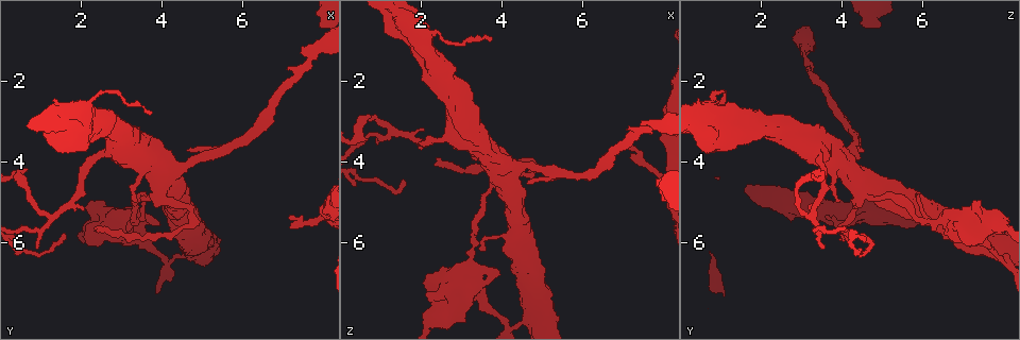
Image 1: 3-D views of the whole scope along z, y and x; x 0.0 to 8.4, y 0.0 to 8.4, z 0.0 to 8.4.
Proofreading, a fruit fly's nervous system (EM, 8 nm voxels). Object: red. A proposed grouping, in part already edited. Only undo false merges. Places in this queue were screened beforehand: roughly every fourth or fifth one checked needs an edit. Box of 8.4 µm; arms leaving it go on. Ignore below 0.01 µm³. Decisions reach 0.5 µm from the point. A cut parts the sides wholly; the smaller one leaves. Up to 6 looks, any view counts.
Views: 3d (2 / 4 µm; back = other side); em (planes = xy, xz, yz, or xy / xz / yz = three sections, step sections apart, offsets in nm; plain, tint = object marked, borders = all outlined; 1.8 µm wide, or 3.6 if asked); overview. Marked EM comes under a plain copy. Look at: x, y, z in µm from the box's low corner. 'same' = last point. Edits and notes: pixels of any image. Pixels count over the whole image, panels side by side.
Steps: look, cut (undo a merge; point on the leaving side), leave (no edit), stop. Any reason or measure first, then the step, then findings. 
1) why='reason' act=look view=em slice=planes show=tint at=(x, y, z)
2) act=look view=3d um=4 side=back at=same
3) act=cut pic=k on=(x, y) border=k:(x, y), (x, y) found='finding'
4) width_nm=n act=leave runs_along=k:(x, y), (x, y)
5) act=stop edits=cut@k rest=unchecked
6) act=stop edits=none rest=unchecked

why='thick turns thin' act=look view=em slice=planes show=tint at=(7.80, 1.30, 3.10)

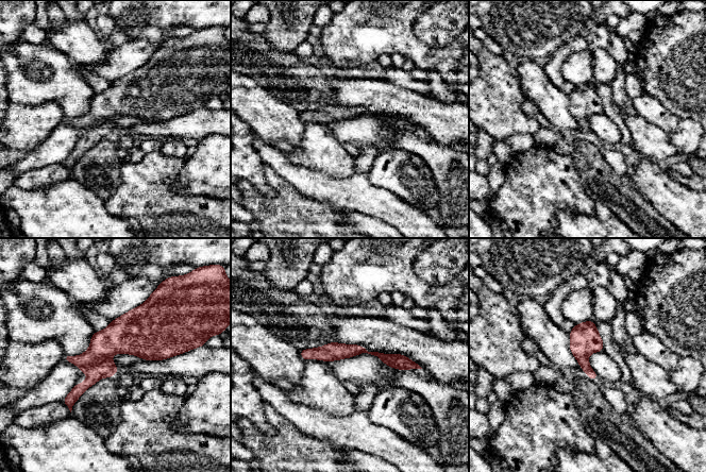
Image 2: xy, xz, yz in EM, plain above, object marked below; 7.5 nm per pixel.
act=leave runs_along=2:(303, 353), (364, 350), (413, 366) found='all the same cell'

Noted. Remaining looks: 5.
why='narrows sharply' act=look view=em slice=planes show=tint at=(3.55, 4.90, 4.90)

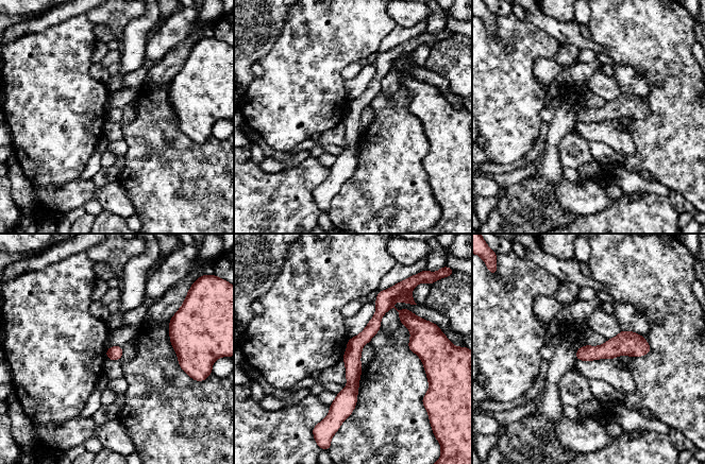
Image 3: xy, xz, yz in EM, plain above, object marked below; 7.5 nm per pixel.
act=cut pic=3 on=(384, 299) border=3:(399, 294), (393, 298), (390, 307) found='two cells meet here'

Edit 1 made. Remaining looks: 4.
why='see it whole again' act=look view=overview

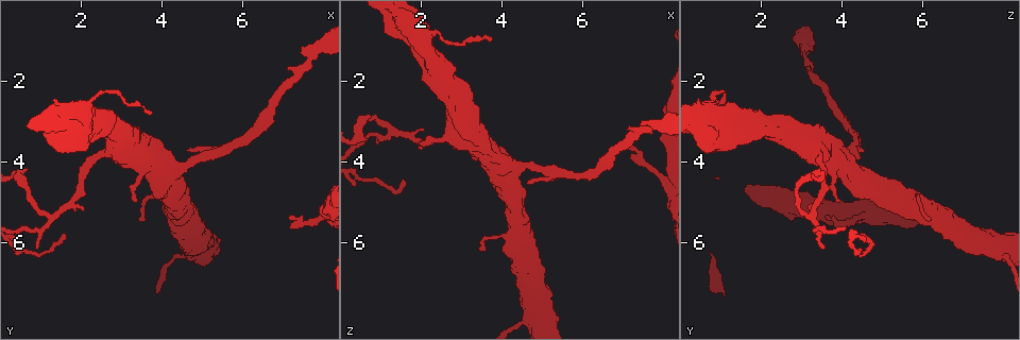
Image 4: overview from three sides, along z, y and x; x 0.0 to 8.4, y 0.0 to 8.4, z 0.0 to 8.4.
why='calibre changes' act=look view=3d um=4 at=(7.85, 5.50, 4.30)

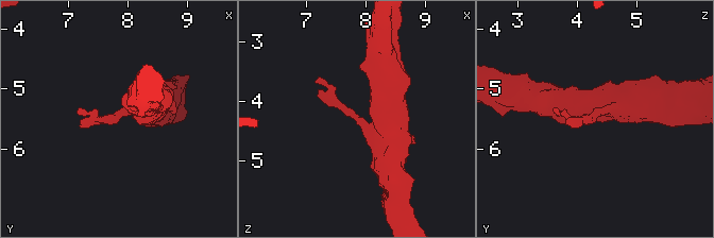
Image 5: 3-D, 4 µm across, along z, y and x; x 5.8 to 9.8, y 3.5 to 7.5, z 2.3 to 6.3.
why='now the EM' act=look view=em slice=planes show=borders at=(7.85, 5.45, 4.25)

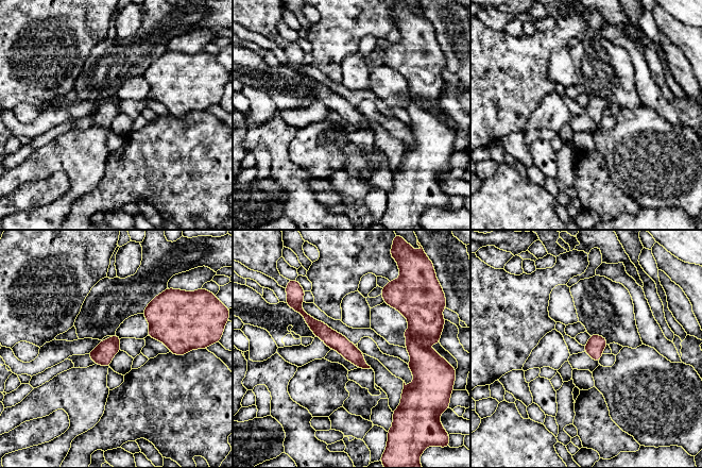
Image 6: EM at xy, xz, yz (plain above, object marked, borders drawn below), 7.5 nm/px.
width_nm=140 act=leave runs_along=6:(307, 317), (364, 366) found='continuous, no second cell'

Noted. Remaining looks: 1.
act=stop edits=cut@3 rest=unchecked

